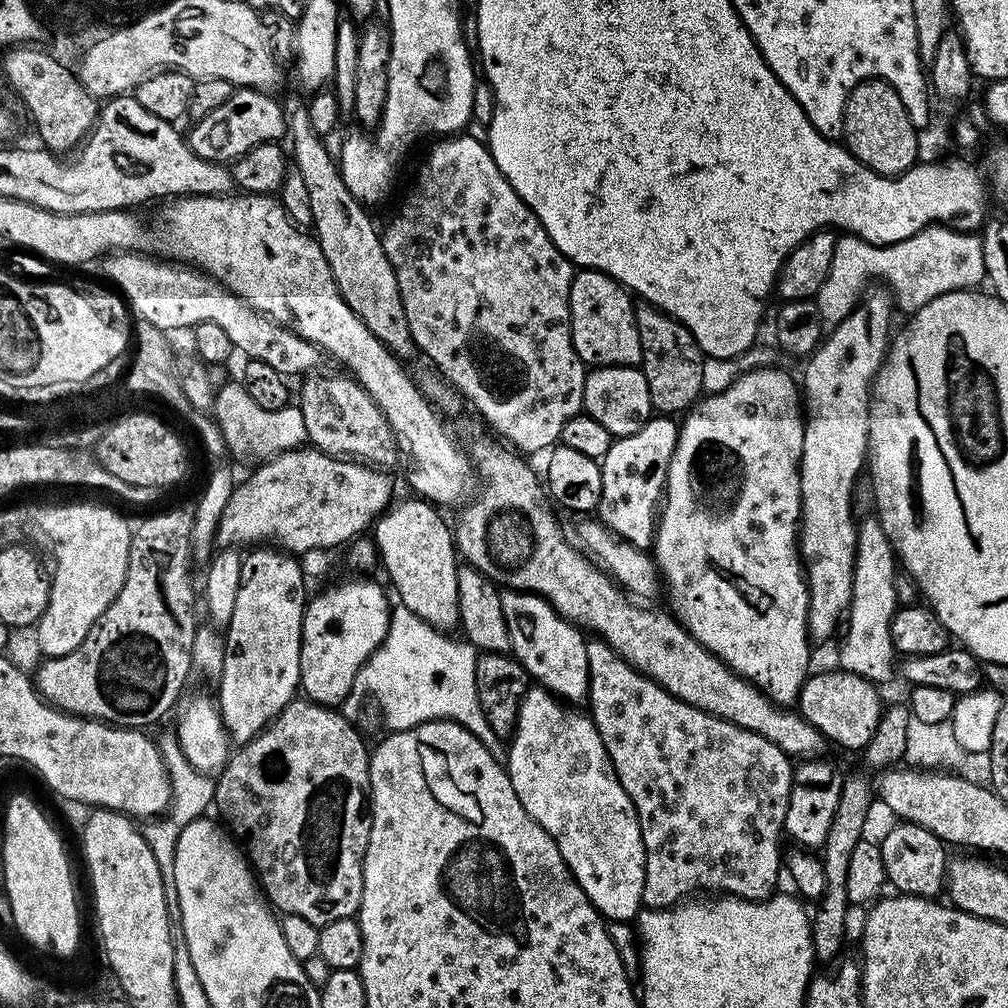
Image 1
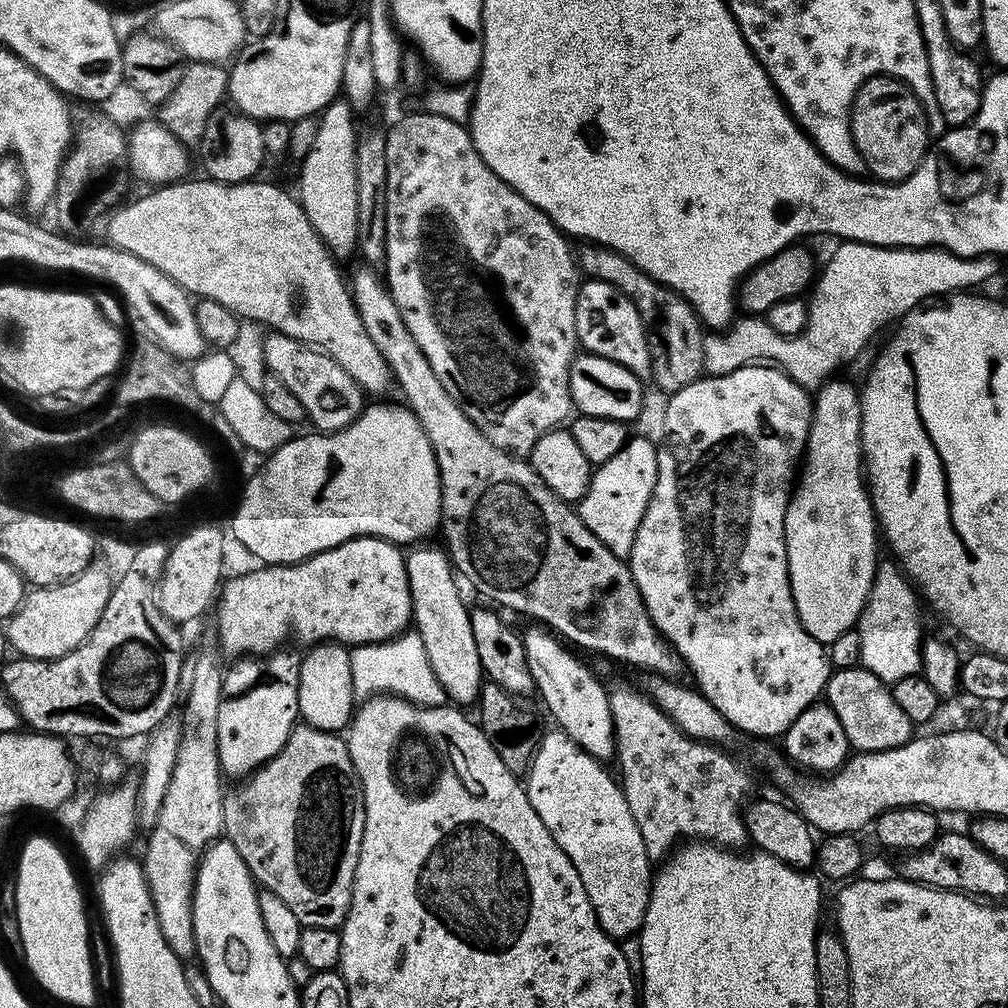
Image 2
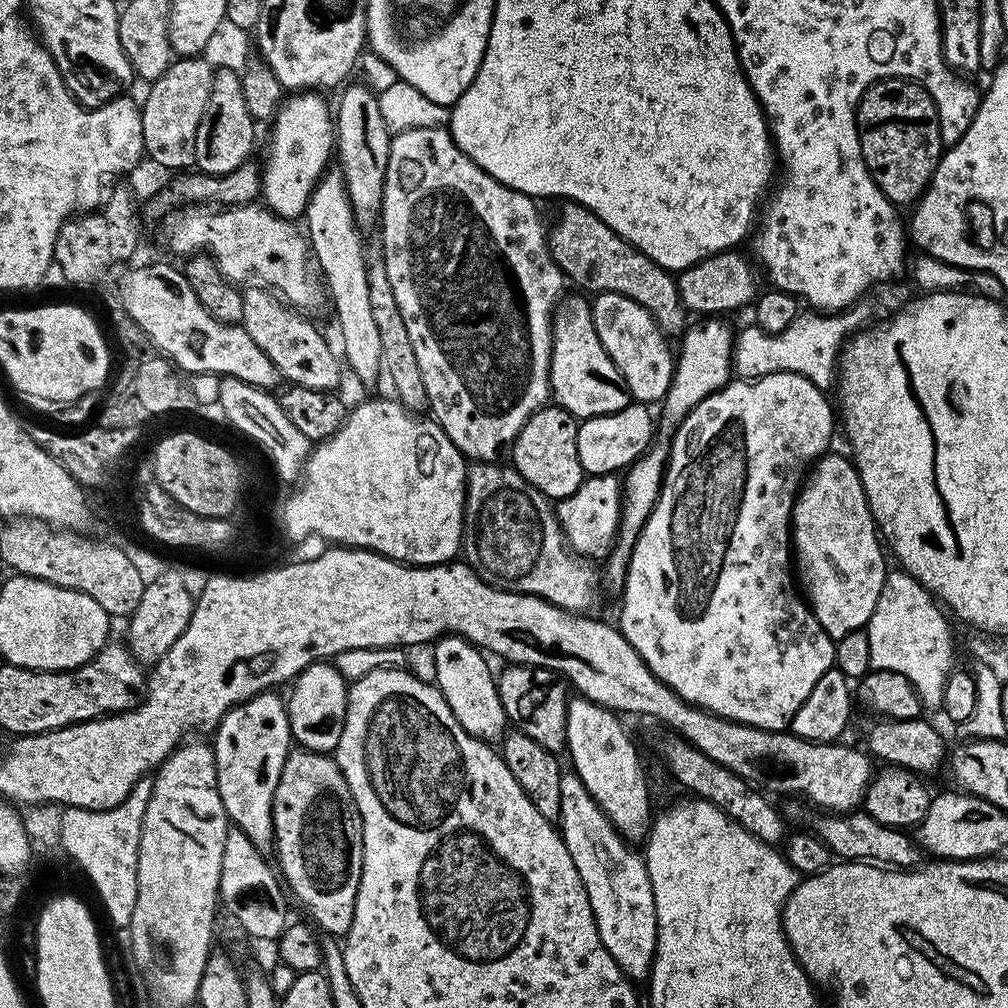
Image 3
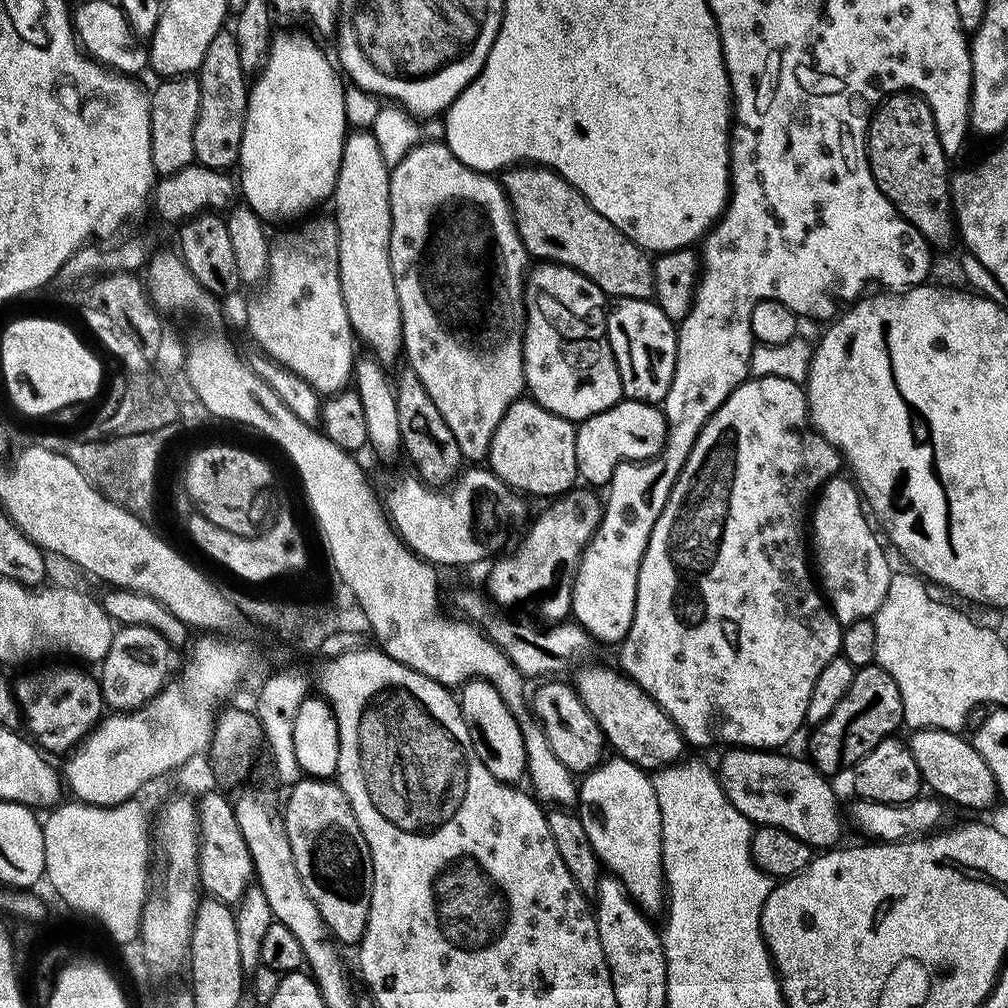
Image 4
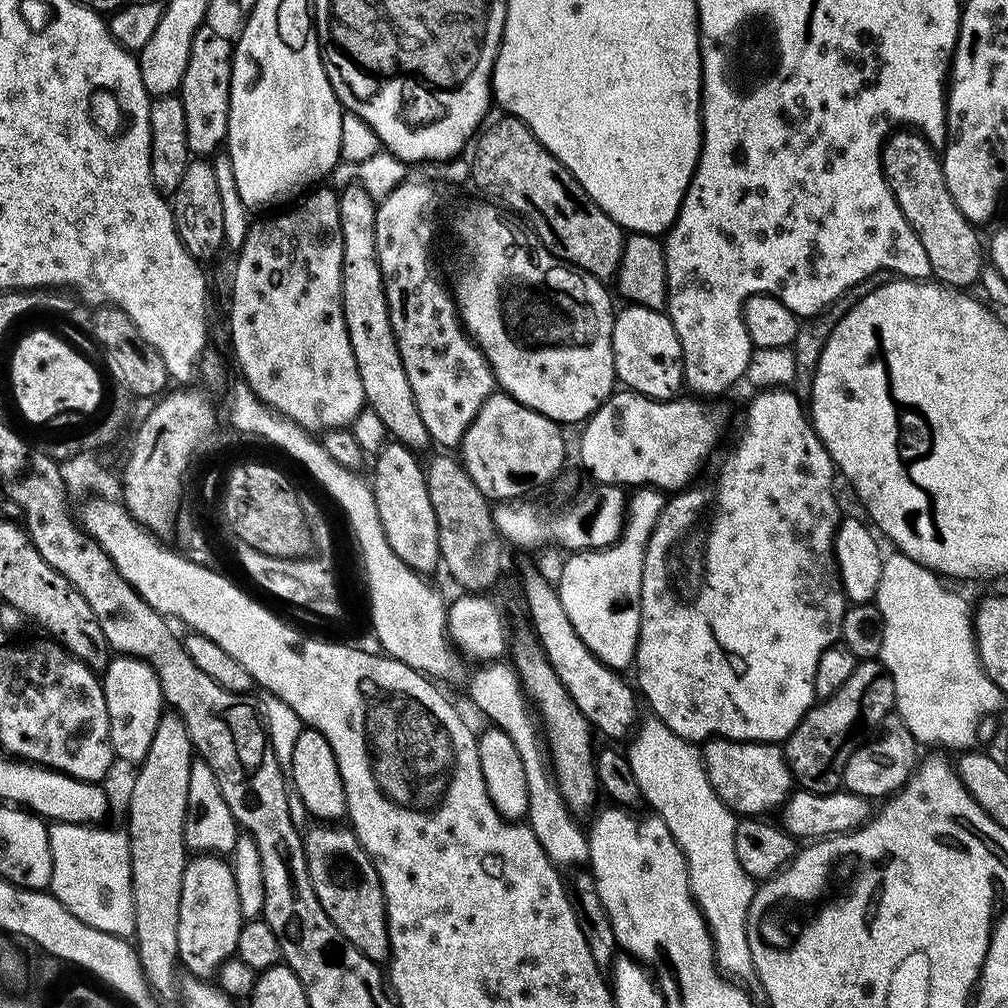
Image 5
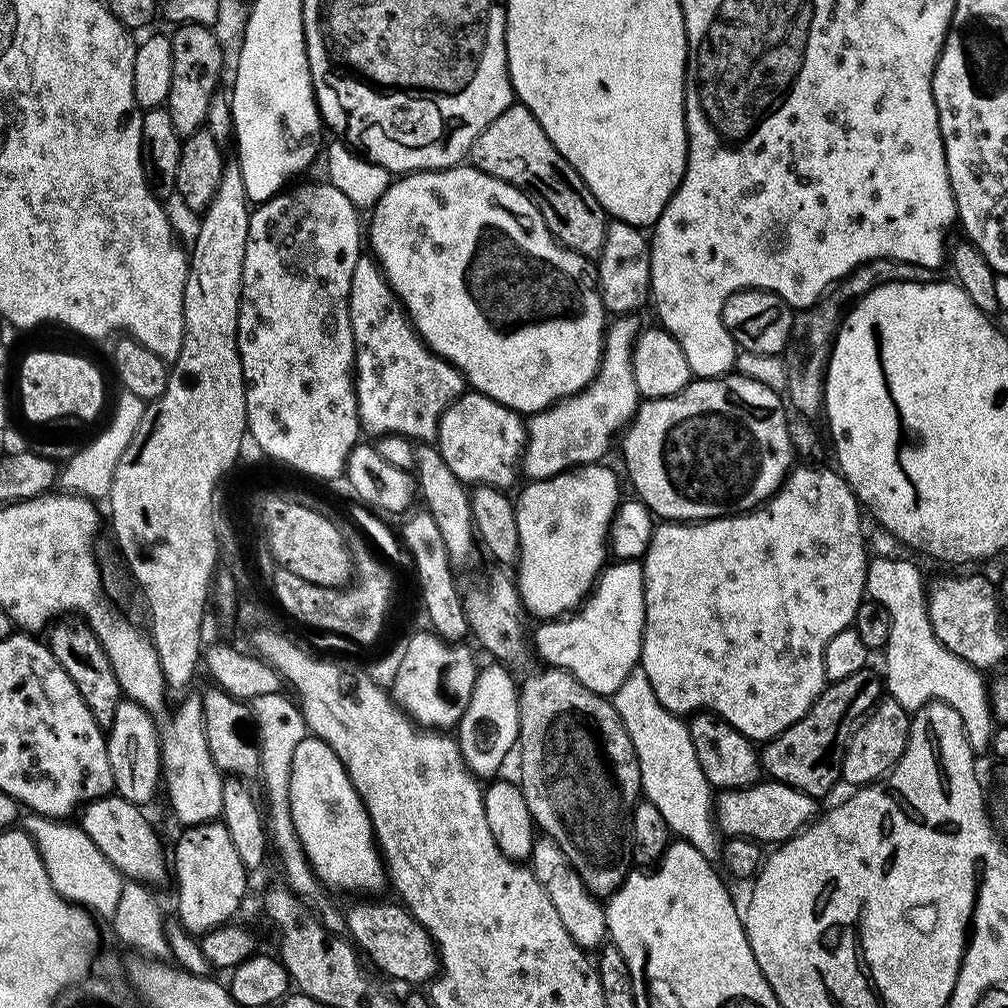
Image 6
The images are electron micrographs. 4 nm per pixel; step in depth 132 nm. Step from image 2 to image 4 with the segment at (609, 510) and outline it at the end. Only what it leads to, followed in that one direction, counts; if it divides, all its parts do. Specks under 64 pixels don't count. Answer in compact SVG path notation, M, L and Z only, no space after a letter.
M576 486L563 496L555 497L549 503L552 505L529 526L516 552L502 557L489 570L486 592L493 605L501 604L504 607L501 609L508 610L511 604L532 600L548 588L540 604L541 614L548 622L564 622L572 616L572 577L604 513L601 497L596 497L592 492L595 491L591 487Z

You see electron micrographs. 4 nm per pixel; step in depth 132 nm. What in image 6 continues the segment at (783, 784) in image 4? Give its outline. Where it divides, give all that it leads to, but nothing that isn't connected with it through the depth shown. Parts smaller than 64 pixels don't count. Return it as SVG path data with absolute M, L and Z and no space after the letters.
M700 710L693 716L696 717L687 721L690 742L694 742L698 766L702 766L702 774L706 774L706 782L713 789L750 788L761 779L760 753L753 741L714 712Z

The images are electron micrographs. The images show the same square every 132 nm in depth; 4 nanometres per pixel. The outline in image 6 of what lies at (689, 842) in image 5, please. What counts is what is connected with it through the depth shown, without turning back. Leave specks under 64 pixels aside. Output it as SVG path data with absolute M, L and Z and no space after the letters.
M642 670L632 672L618 686L614 703L630 734L630 742L634 742L643 795L658 806L673 834L690 842L694 850L702 850L704 856L715 857L722 847L722 836L714 819L714 789L706 782L702 766L698 766L687 723L680 721L668 709L671 707L654 694L654 686L650 686L650 678Z

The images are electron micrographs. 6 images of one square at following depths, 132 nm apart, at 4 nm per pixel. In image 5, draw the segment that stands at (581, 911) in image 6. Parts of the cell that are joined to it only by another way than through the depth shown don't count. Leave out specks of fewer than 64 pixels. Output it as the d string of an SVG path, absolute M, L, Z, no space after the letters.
M488 662L477 668L480 669L468 680L468 696L472 699L473 706L481 708L492 719L489 721L495 727L500 728L506 734L506 738L510 738L510 742L514 742L514 747L522 757L522 771L526 774L526 790L530 794L526 823L531 828L534 838L538 838L542 850L546 850L552 863L561 869L572 870L577 866L587 865L588 838L585 829L583 827L580 829L576 825L577 817L566 806L562 794L556 789L556 781L552 778L552 770L548 763L548 753L542 743L542 732L538 727L537 717L530 707L530 701L524 695L524 688L520 684L520 675L516 673L515 667L508 662Z

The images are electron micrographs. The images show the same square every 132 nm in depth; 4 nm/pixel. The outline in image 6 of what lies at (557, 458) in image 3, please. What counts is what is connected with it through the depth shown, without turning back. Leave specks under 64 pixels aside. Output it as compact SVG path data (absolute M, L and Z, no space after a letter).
M466 390L442 414L438 422L438 434L434 444L439 448L442 458L446 458L446 466L458 474L458 478L465 486L479 486L485 484L491 488L511 489L511 484L518 476L518 461L521 459L526 443L526 420L521 413L513 408L502 406L502 402L494 402L486 394L475 390Z

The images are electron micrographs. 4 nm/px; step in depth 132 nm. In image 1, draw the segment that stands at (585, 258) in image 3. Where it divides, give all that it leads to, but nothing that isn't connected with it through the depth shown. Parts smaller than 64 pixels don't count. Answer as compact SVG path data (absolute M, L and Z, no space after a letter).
M643 302L635 305L638 338L642 346L642 358L639 367L650 386L650 402L653 409L660 414L684 414L701 399L702 366L705 362L704 351L698 346L694 334L682 326L670 314L653 304Z

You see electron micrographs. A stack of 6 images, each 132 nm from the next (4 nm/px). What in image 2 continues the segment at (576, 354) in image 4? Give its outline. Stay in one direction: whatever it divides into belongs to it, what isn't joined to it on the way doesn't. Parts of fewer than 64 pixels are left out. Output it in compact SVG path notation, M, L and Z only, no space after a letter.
M581 351L572 359L570 366L572 403L575 411L585 416L633 422L632 420L639 418L640 411L644 408L644 388L640 384L643 384L641 377L618 366L618 362L610 362L610 358Z

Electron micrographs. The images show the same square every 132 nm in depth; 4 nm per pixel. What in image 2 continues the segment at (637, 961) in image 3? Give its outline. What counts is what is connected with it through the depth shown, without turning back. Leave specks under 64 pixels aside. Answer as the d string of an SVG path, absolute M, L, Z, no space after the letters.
M551 731L541 735L540 748L526 773L530 806L534 806L534 814L542 818L554 842L562 846L574 870L578 870L604 933L613 938L635 937L646 918L654 879L642 834L638 834L638 822L634 822L634 814L626 806L617 777L613 773L611 776L601 761L586 754L565 732Z

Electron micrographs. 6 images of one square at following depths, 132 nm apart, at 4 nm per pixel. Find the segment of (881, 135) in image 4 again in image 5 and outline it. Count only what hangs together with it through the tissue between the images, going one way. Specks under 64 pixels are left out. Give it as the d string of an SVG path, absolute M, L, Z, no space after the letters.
M896 130L889 135L888 139L884 142L884 149L880 152L880 161L882 162L882 170L884 171L884 177L886 182L890 186L890 190L894 194L894 198L898 202L898 206L902 210L902 214L906 218L906 222L910 222L910 230L914 230L914 234L918 234L918 242L922 242L922 250L926 250L926 259L930 261L930 270L932 276L941 284L946 284L950 288L958 288L961 290L971 289L971 284L974 285L980 279L980 272L986 265L986 252L982 247L982 240L980 244L980 236L978 233L977 225L972 224L962 214L962 210L958 210L958 206L954 206L954 198L950 198L950 190L946 186L946 178L944 177L944 165L941 157L938 155L937 149L933 148L919 132L915 130Z

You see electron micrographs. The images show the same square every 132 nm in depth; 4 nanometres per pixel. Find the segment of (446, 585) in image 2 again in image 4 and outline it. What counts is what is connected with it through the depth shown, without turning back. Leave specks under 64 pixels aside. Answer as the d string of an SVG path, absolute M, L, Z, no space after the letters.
M470 680L458 692L460 713L468 727L470 742L474 746L474 754L482 758L482 766L494 774L504 784L515 785L516 780L523 781L526 776L528 759L526 746L522 738L520 723L516 715L502 702L498 690L488 680Z

